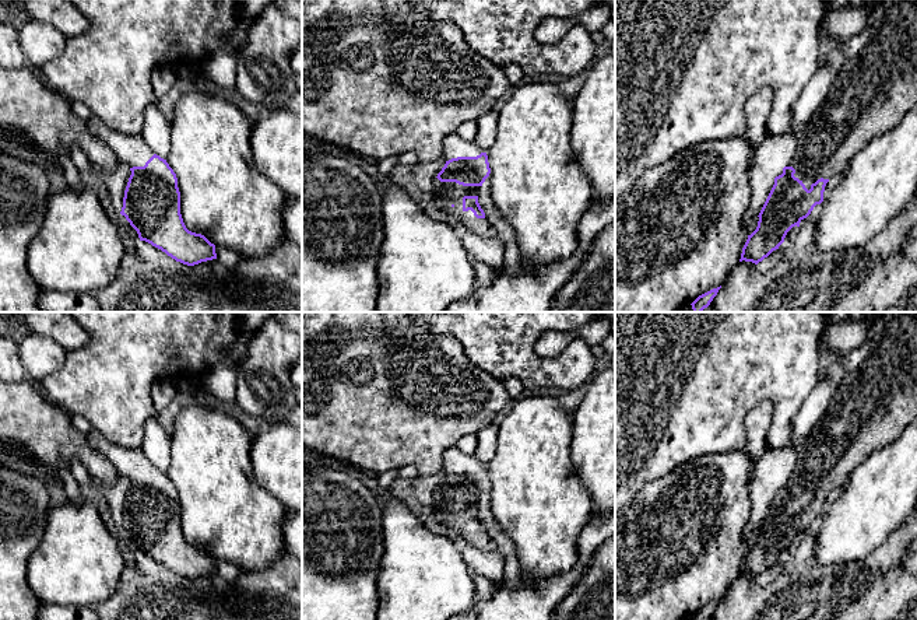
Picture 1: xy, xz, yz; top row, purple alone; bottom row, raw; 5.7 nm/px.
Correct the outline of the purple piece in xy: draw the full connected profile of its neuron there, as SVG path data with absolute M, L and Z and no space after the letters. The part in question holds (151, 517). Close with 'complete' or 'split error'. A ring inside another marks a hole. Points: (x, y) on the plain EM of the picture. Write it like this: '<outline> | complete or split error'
M110 444L106 456L131 484L120 528L137 544L140 554L187 579L217 572L215 558L186 542L178 491L166 473L154 467L141 448Z | split error

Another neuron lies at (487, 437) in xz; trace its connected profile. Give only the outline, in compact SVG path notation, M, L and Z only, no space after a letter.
M492 423L477 434L478 444L474 458L482 466L488 466L488 463L492 460L492 458L496 453L498 432L499 432L499 425Z

